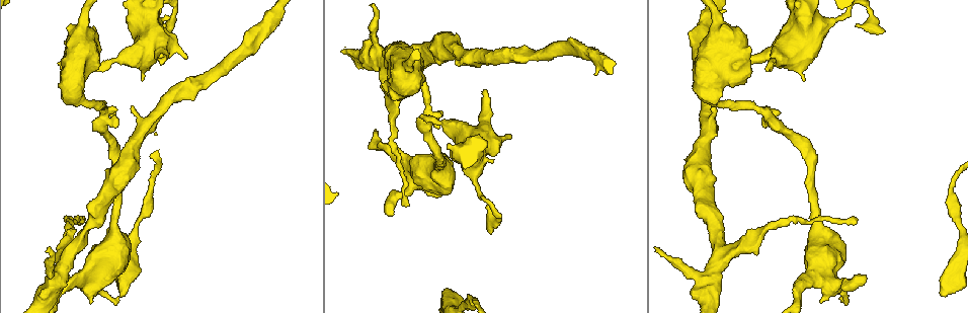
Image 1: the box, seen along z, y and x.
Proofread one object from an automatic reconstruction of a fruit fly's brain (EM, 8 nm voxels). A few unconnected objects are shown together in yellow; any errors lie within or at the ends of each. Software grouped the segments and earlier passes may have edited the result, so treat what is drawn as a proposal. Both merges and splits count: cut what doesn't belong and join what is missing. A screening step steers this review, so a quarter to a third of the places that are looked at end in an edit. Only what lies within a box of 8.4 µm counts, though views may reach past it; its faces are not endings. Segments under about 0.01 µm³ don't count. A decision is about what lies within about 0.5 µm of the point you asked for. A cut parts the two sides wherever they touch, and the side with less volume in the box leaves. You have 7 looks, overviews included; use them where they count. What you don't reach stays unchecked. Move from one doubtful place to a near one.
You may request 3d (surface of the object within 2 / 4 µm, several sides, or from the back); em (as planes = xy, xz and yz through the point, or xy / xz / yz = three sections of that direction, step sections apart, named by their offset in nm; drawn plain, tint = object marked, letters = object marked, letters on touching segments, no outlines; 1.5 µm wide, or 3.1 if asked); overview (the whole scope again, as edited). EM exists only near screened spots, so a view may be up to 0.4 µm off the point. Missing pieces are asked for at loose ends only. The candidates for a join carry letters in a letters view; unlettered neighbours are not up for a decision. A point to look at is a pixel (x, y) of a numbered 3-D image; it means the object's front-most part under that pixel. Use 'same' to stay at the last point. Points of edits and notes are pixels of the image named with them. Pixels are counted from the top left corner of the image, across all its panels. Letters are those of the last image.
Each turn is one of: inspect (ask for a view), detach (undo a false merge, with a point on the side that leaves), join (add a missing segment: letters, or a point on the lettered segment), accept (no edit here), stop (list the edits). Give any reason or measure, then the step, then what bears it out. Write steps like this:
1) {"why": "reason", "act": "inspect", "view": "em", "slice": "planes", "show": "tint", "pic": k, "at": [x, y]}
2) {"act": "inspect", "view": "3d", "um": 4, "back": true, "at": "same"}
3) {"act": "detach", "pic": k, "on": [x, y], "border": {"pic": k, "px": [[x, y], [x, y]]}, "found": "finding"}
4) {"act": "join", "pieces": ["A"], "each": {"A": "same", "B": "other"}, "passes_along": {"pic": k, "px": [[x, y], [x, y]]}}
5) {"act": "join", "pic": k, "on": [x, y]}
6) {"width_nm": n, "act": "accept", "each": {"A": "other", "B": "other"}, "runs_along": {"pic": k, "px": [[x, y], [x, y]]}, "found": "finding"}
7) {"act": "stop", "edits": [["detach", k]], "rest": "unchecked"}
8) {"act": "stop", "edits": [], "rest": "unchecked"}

{"why": "free end", "act": "inspect", "view": "3d", "um": 4, "pic": 1, "at": [445, 291]}

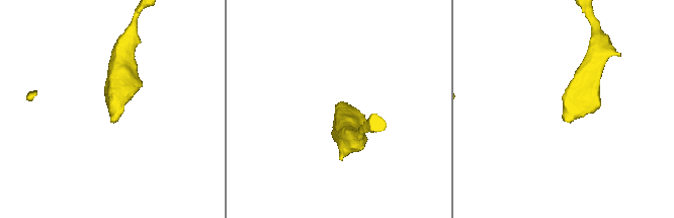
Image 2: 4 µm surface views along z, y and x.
{"why": "need the tissue", "act": "inspect", "view": "em", "slice": "xz", "step": 8, "show": "letters", "pic": 2, "at": [567, 121]}

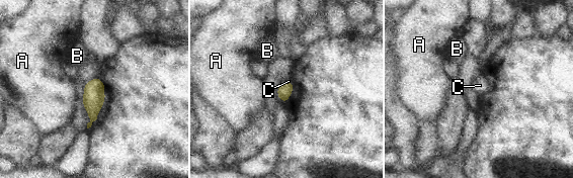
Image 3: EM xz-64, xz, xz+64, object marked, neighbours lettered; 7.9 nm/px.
{"why": "cut it another way", "act": "inspect", "view": "em", "slice": "planes", "show": "letters", "at": "same"}

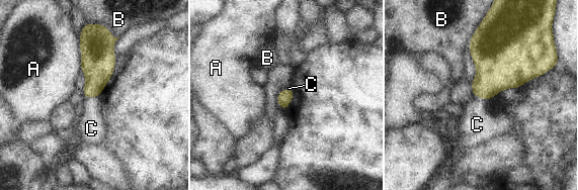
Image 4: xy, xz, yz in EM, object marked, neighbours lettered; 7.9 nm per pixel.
{"act": "join", "pieces": ["C"], "each": {"A": "other", "B": "other", "C": "same"}, "passes_along": {"pic": 4, "px": [[97, 66], [91, 96], [90, 126]]}, "found": "the neuron continues"}

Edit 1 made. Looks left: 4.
{"act": "inspect", "view": "overview"}

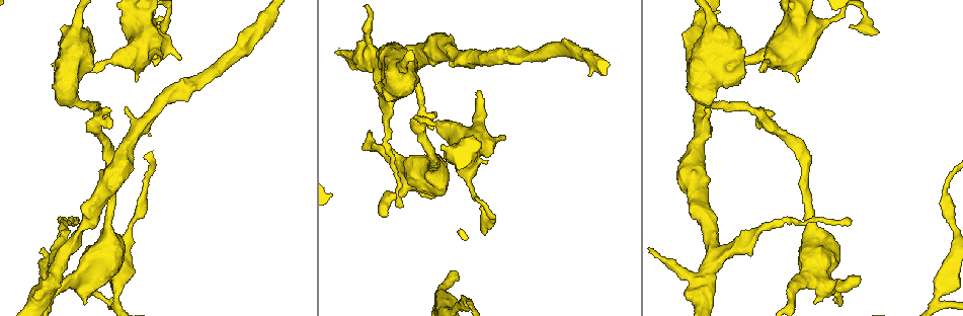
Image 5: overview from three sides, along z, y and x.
{"why": "thick turns thin", "act": "inspect", "view": "em", "slice": "planes", "show": "letters", "pic": 5, "at": [838, 281]}

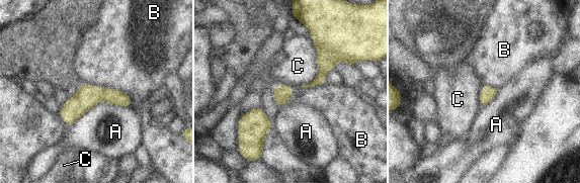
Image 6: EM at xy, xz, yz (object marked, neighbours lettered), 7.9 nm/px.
{"longest_contact_nm": ["A", 500], "act": "accept", "each": {"A": "other", "B": "other", "C": "other"}, "border": {"pic": 6, "px": [[82, 83], [121, 90], [133, 103]]}, "found": "all the same neuron"}

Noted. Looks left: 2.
{"why": "branch stops here", "act": "inspect", "view": "em", "slice": "planes", "show": "tint", "pic": 5, "at": [479, 91]}

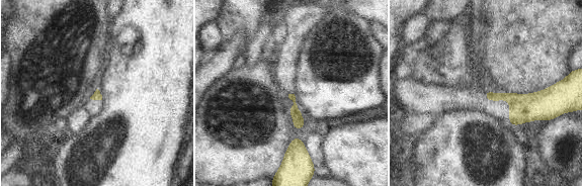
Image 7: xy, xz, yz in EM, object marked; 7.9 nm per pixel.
{"act": "inspect", "view": "em", "slice": "planes", "show": "letters", "at": "same"}

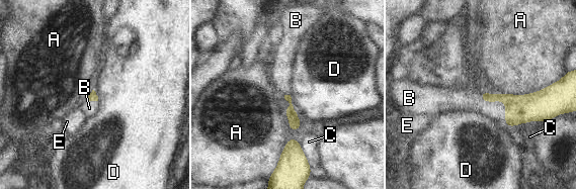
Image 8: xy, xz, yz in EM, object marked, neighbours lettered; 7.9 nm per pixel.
{"act": "join", "pieces": ["B"], "each": {"A": "other", "B": "same", "C": "other", "D": "other", "E": "other"}, "passes_along": {"pic": 8, "px": [[525, 108], [500, 100], [470, 100]]}, "found": "the neuron continues"}

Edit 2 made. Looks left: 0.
{"act": "stop", "edits": [["join", 4], ["join", 8]], "rest": "unchecked"}

